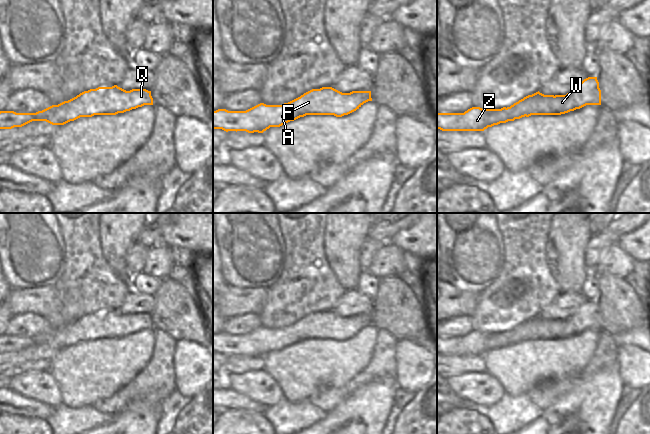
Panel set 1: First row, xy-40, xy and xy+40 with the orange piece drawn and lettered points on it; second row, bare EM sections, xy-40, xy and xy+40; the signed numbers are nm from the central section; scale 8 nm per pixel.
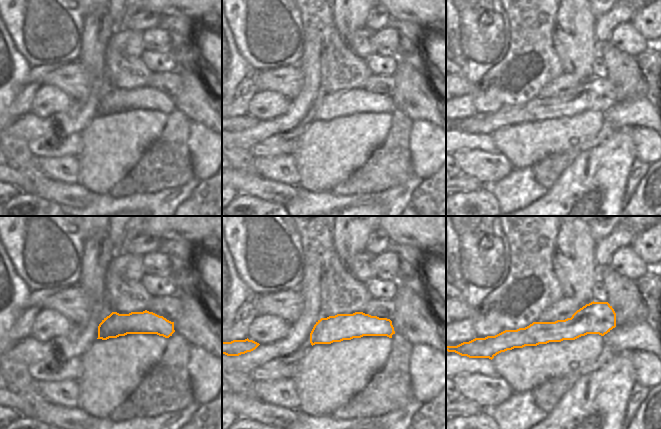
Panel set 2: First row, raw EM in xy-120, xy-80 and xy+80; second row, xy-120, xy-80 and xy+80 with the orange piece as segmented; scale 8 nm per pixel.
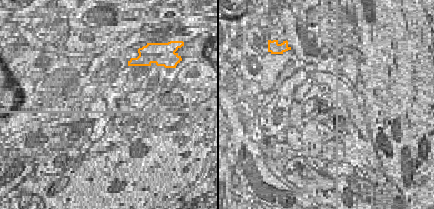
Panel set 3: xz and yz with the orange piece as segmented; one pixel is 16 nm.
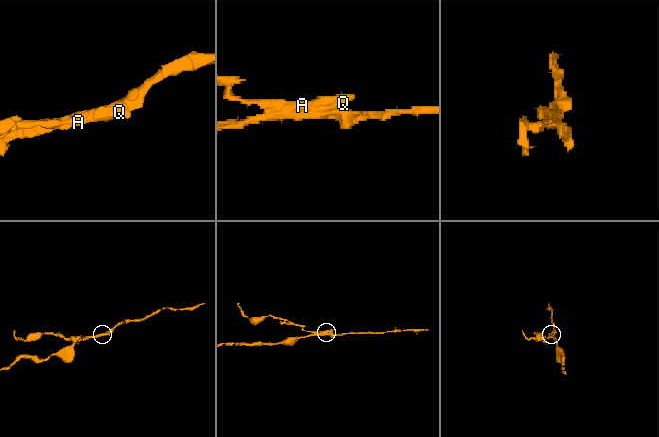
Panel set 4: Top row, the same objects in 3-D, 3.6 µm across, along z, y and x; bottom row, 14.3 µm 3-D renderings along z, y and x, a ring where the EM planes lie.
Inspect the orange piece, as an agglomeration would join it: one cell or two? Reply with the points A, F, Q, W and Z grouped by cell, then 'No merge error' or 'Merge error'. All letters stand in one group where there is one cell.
Groups: A F Q Z / W. Merge error.

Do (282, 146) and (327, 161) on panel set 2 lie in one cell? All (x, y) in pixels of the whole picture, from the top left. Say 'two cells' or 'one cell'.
two cells

